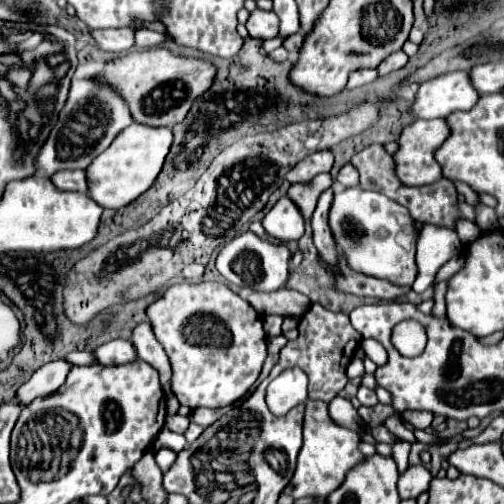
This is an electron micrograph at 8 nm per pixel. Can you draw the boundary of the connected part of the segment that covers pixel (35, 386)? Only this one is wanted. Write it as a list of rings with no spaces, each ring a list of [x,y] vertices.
[[[56,360],[54,364],[44,364],[42,368],[38,368],[32,374],[32,378],[28,382],[24,382],[16,390],[18,404],[28,406],[34,398],[52,394],[56,388],[60,388],[60,384],[64,384],[70,370],[72,370],[72,364],[68,364],[66,360]]]

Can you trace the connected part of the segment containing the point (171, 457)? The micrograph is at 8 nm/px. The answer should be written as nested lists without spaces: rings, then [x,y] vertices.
[[[158,448],[156,450],[156,462],[158,462],[158,466],[162,468],[162,472],[166,472],[170,466],[172,466],[172,462],[176,460],[176,452],[174,450],[170,450],[170,448]]]

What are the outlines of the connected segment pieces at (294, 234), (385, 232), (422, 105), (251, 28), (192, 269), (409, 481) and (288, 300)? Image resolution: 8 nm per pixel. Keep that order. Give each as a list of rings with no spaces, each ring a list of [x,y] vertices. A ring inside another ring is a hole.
[[[288,196],[280,198],[274,204],[274,208],[264,216],[262,226],[266,234],[270,234],[272,238],[276,238],[282,244],[300,240],[300,236],[304,234],[304,218]]]
[[[360,186],[336,192],[330,208],[330,228],[336,246],[340,246],[350,268],[356,272],[384,278],[398,286],[412,286],[416,280],[418,268],[414,256],[418,232],[410,212],[394,200],[388,200],[388,196],[362,190]]]
[[[448,72],[418,88],[412,114],[424,120],[446,118],[456,110],[470,110],[478,98],[468,72]]]
[[[254,10],[254,12],[250,12],[246,30],[252,38],[258,38],[258,40],[274,38],[278,34],[278,16],[274,12]]]
[[[192,262],[192,264],[188,264],[188,266],[182,270],[182,274],[184,274],[186,280],[200,280],[202,274],[204,274],[204,266]]]
[[[420,464],[420,466],[410,466],[398,480],[398,492],[402,500],[408,498],[418,498],[422,492],[428,492],[430,488],[432,474]]]
[[[280,288],[276,292],[252,292],[248,296],[248,302],[261,316],[265,315],[295,315],[303,316],[310,306],[310,300],[288,288]]]

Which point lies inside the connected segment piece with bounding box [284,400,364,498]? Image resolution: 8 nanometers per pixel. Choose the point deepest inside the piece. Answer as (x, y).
(329, 451)

